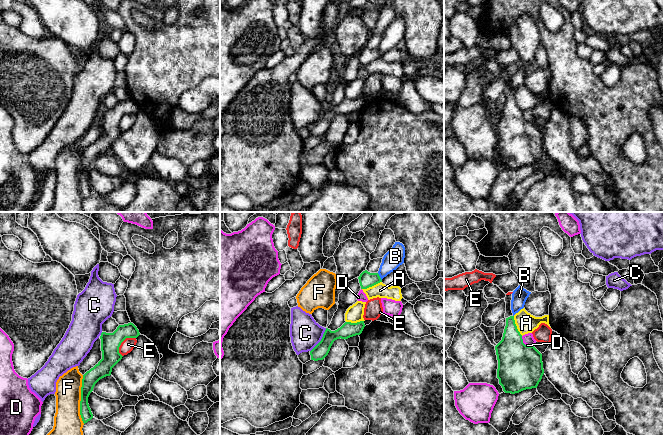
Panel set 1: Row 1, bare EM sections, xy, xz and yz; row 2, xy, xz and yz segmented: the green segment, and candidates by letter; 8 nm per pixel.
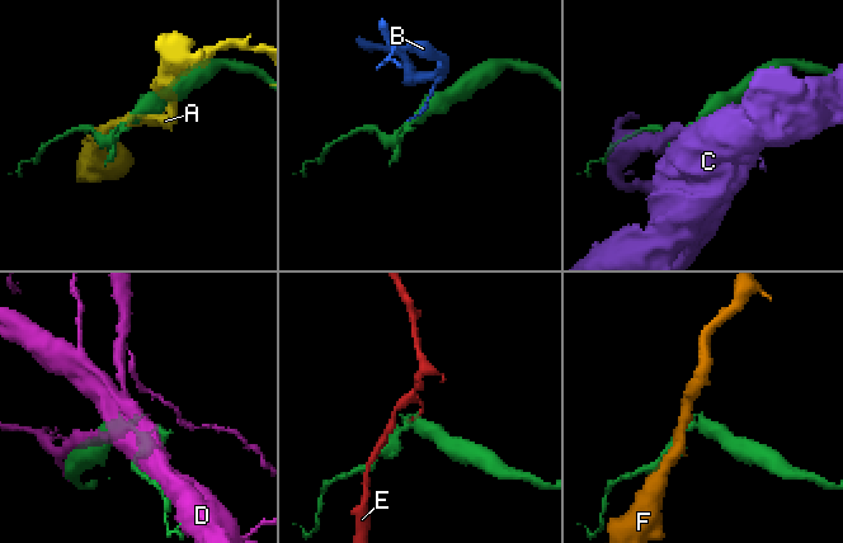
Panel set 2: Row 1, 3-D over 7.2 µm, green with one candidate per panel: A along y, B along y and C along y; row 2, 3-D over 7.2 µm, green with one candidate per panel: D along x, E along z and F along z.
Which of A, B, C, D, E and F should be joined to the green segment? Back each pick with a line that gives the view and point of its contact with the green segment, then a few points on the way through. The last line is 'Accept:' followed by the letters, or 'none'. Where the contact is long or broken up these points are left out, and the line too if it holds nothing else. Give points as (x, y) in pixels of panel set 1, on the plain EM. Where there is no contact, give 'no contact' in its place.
Accept: none

